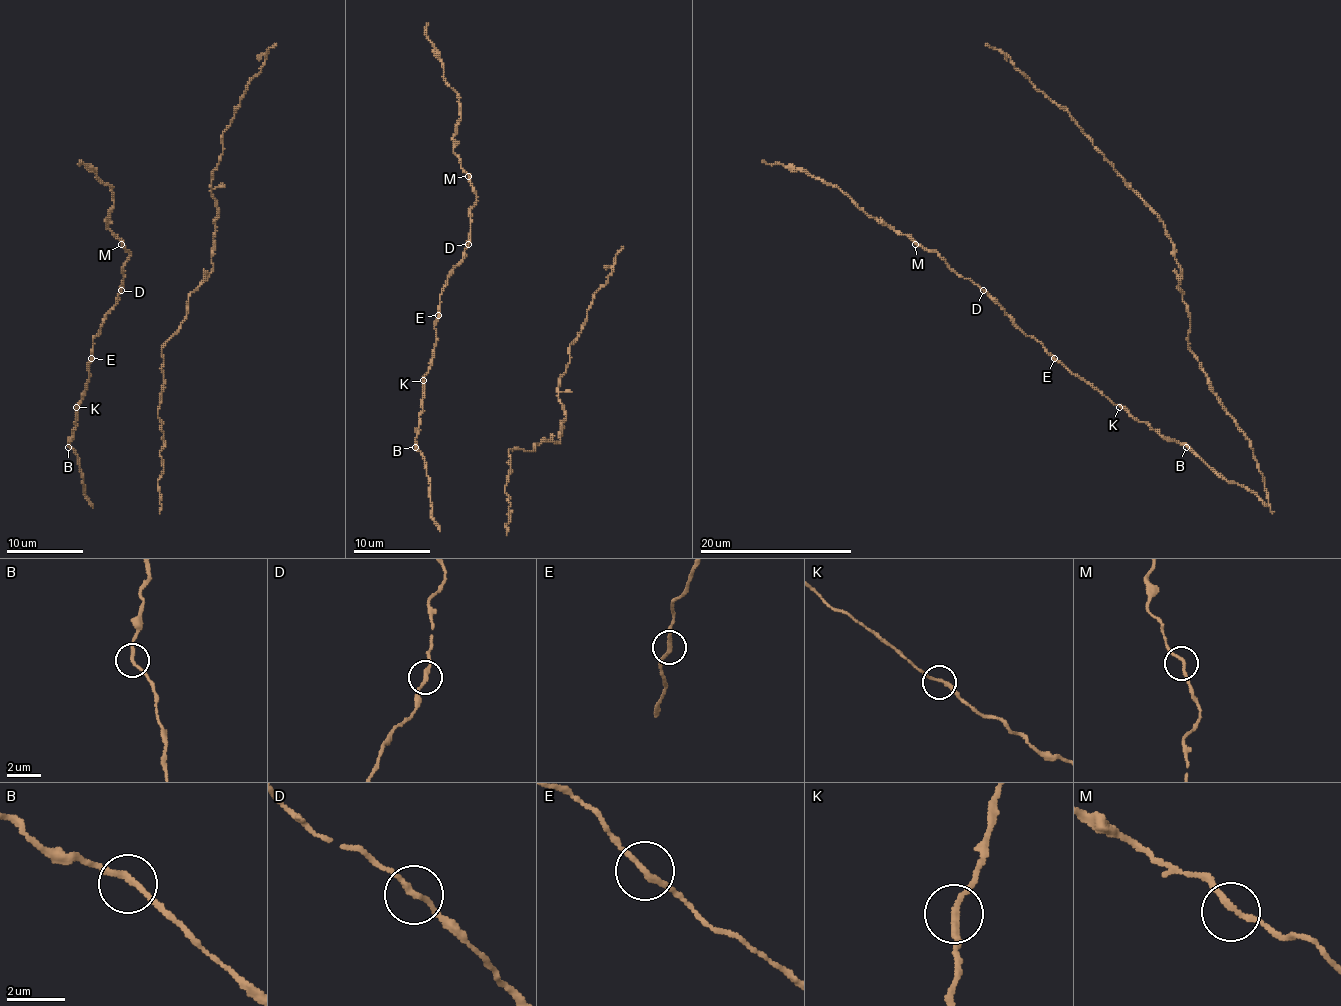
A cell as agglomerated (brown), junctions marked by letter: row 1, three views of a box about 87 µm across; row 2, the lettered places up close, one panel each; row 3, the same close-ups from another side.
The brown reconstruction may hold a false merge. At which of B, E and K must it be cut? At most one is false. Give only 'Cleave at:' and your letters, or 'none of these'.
Cleave at: none of these

